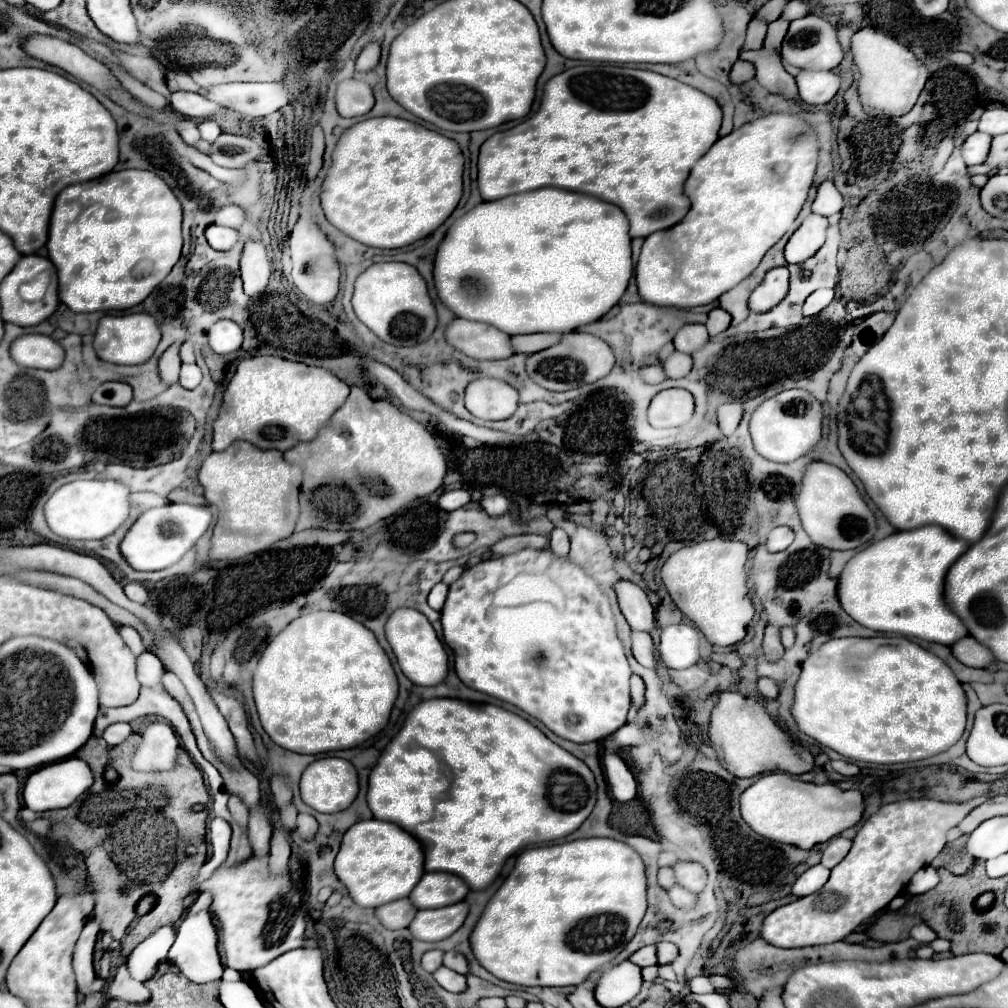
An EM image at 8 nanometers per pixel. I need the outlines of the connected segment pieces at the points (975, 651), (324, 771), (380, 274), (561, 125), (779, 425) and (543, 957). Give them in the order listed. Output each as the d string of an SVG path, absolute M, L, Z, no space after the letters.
M970 635L964 637L964 641L956 641L956 645L950 645L950 649L952 655L966 667L988 667L994 661L992 653Z
M324 757L316 759L306 767L306 771L300 777L300 795L306 805L316 809L318 813L338 813L350 807L358 793L358 777L356 769L350 761L338 759L338 757Z
M376 263L360 273L354 283L352 307L370 331L392 345L422 343L436 327L436 309L428 297L426 281L408 263Z
M616 65L572 67L544 85L542 103L534 115L513 130L494 133L482 143L478 155L478 189L484 201L540 187L580 191L618 205L628 215L630 237L648 237L654 231L676 225L686 215L690 201L684 197L682 185L692 165L716 143L720 123L722 111L718 103L676 79Z
M782 391L756 407L748 429L758 455L776 463L790 463L818 445L822 437L822 407L808 391Z
M576 839L570 843L562 843L562 845L548 845L548 847L532 847L522 851L516 857L516 865L512 869L512 873L504 879L504 883L500 885L500 889L492 895L492 899L488 901L488 905L484 907L476 927L472 929L470 935L470 947L474 957L478 959L478 963L490 971L494 977L514 983L514 985L524 985L524 987L564 987L564 985L580 985L582 981L586 981L586 977L596 971L602 969L604 965L608 965L620 951L622 947L634 937L642 917L646 913L646 875L644 875L644 863L640 859L640 855L626 843L616 841L616 839Z

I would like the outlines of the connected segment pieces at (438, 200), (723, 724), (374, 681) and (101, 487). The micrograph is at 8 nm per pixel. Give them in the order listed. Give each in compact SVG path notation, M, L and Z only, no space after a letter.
M374 117L374 119L364 119L356 125L352 125L350 129L346 129L342 133L342 137L338 139L336 143L336 149L332 151L332 165L322 181L322 193L320 193L320 205L322 205L322 211L326 215L326 219L336 227L340 229L342 233L346 233L348 237L364 243L364 245L370 245L370 247L380 247L380 249L396 249L396 247L404 247L404 245L410 245L418 239L424 239L428 237L436 227L440 227L448 215L456 209L460 197L462 197L462 169L464 169L464 157L462 157L462 151L458 147L456 141L436 133L436 131L430 131L418 123L412 123L412 121L406 121L406 119L398 119L398 117Z
M720 693L716 707L710 713L708 739L718 755L720 765L734 777L754 777L770 771L784 771L790 775L808 773L814 769L814 757L808 749L794 743L766 713L762 699L746 699L740 693Z
M314 611L294 619L268 643L252 677L252 693L260 723L276 745L294 753L318 755L356 747L382 731L398 697L398 679L370 629L346 613Z
M96 479L96 481L72 481L62 485L44 505L44 515L48 527L66 539L104 539L112 535L128 517L128 495L130 489L112 479Z

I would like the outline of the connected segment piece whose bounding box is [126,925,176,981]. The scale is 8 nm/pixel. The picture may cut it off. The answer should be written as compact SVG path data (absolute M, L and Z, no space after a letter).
M164 925L156 929L148 939L138 943L126 961L132 977L136 981L148 981L156 973L158 965L166 961L174 939L176 939L176 927Z

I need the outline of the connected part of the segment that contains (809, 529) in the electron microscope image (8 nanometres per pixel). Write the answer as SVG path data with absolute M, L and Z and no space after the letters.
M824 461L806 465L796 495L796 509L810 539L826 549L856 549L866 545L876 533L876 517L860 497L852 479L842 469Z

